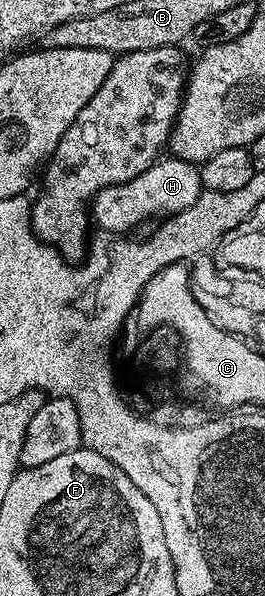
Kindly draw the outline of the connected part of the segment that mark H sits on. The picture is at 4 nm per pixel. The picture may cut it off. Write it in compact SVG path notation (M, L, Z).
M176 158L158 159L139 178L131 178L131 182L112 184L99 190L93 197L91 220L105 234L127 234L136 224L149 220L152 216L168 218L177 212L187 210L187 206L195 206L202 194L201 169L196 164Z

